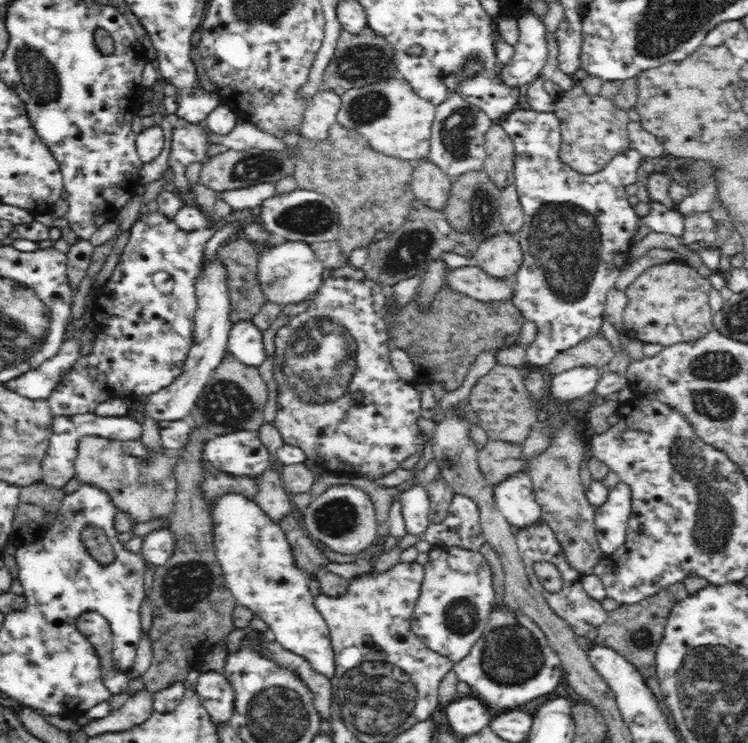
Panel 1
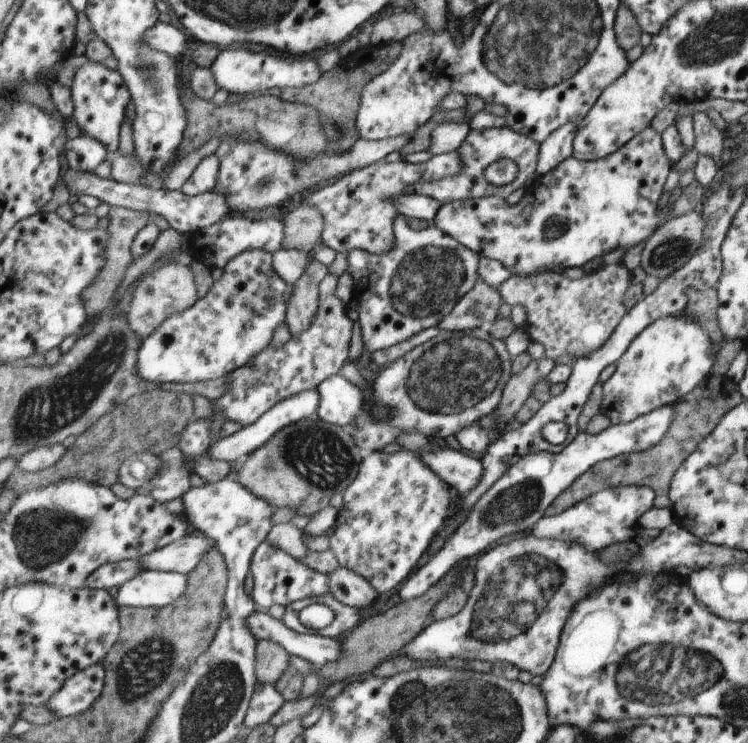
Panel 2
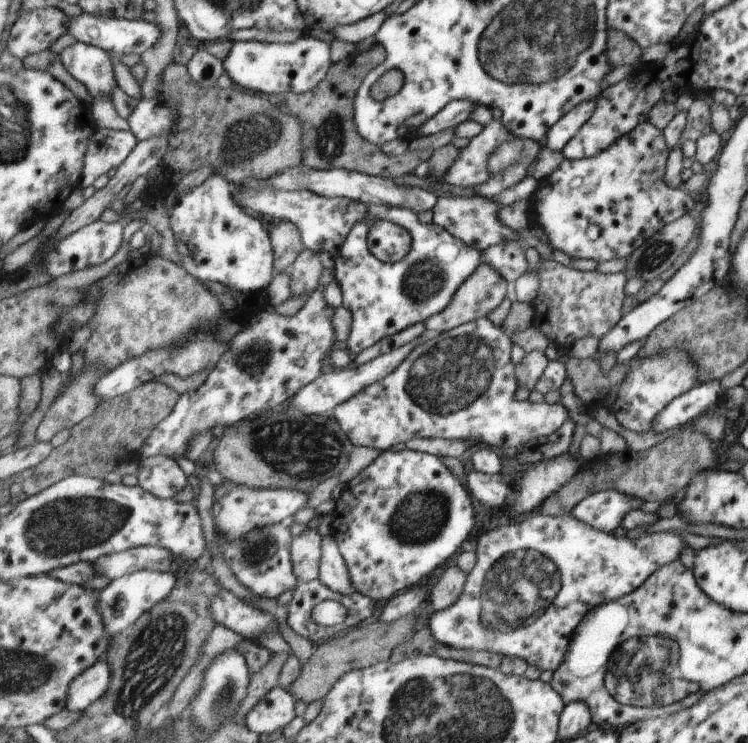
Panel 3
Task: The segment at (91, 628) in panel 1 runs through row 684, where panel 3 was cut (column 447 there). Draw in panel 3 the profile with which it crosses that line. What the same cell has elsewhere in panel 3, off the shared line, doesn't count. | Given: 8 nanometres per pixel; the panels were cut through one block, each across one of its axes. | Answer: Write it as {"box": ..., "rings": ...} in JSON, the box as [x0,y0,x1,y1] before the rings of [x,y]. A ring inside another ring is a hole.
{"box":[405,100,476,141],"rings":[[[452,100],[452,103],[444,106],[439,115],[434,116],[423,127],[420,127],[420,132],[413,132],[405,140],[411,141],[413,138],[421,138],[469,122],[474,108],[476,108],[476,104],[470,100]]]}

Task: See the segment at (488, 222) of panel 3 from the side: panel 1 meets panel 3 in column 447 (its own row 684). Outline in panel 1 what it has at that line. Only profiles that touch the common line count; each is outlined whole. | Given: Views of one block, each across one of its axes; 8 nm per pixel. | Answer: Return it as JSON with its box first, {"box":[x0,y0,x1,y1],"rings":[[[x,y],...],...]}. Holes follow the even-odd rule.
{"box":[194,673,233,724],"rings":[[[201,673],[194,690],[215,724],[229,722],[233,712],[233,689],[224,674]]]}

